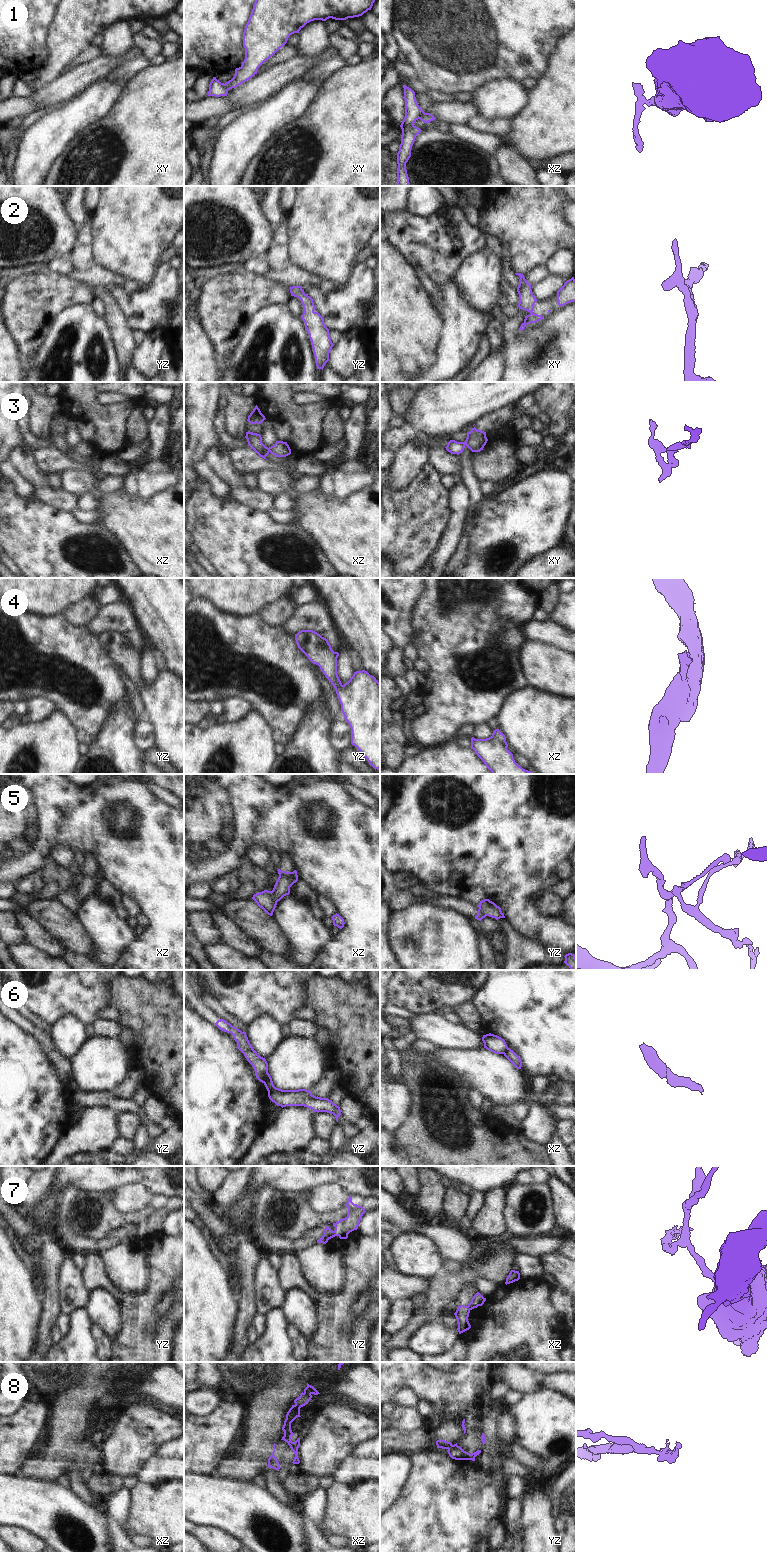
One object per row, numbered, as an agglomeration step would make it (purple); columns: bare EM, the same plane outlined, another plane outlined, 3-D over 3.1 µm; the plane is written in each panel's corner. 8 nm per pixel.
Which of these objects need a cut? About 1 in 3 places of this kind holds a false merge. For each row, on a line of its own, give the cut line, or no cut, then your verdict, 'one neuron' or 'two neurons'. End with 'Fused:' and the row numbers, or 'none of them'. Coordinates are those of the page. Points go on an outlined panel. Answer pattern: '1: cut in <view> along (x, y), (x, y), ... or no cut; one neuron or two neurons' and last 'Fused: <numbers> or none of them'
1: cut in xz along (424, 112), (419, 118); two neurons
2: no cut; one neuron
3: cut in xz along (267, 448), (269, 451); two neurons
4: no cut; one neuron
5: cut in xz along (293, 872), (290, 877), (279, 874); two neurons
6: cut in yz along (267, 1071), (262, 1082); two neurons
7: cut in yz along (324, 1234), (328, 1239); two neurons
8: cut in xz along (290, 1429), (284, 1432); two neurons
Fused: 1, 3, 5, 6, 7, 8

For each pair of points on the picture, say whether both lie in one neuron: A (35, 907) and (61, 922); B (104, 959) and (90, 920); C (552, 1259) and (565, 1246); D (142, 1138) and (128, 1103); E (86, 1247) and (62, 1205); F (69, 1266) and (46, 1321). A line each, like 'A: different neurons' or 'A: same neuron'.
A: same neuron
B: same neuron
C: different neurons
D: different neurons
E: same neuron
F: different neurons

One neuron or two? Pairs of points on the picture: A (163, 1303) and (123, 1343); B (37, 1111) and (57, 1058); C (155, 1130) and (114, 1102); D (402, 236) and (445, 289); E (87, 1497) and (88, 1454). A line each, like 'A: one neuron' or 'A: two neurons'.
A: one neuron
B: two neurons
C: one neuron
D: two neurons
E: two neurons

